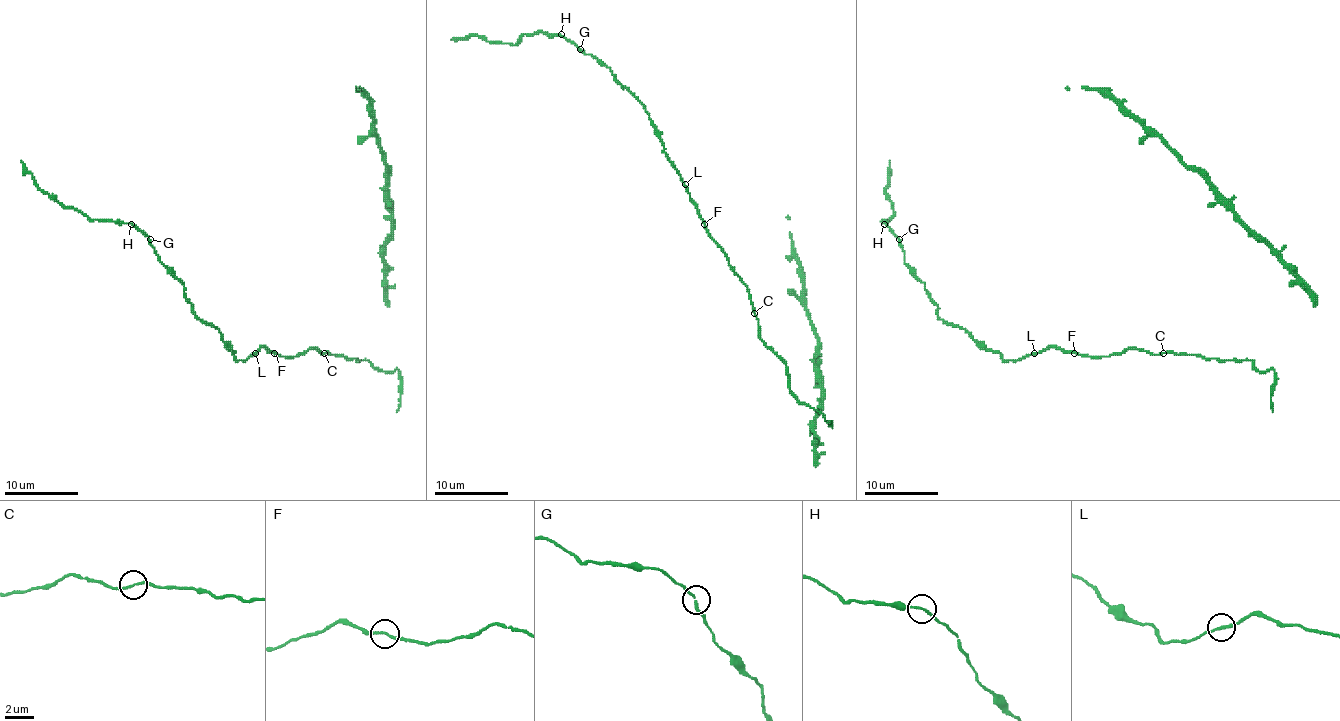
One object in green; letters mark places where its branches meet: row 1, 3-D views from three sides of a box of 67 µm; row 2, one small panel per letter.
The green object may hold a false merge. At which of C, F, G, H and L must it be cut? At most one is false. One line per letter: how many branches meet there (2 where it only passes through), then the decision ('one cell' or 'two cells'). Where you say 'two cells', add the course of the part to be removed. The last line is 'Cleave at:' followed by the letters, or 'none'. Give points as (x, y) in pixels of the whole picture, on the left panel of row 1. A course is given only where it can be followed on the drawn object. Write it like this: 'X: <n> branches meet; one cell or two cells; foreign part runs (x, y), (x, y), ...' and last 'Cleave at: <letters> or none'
C: 2 branches meet; one cell
F: 2 branches meet; one cell
G: 2 branches meet; one cell
H: 2 branches meet; one cell
L: 2 branches meet; one cell
Cleave at: none

